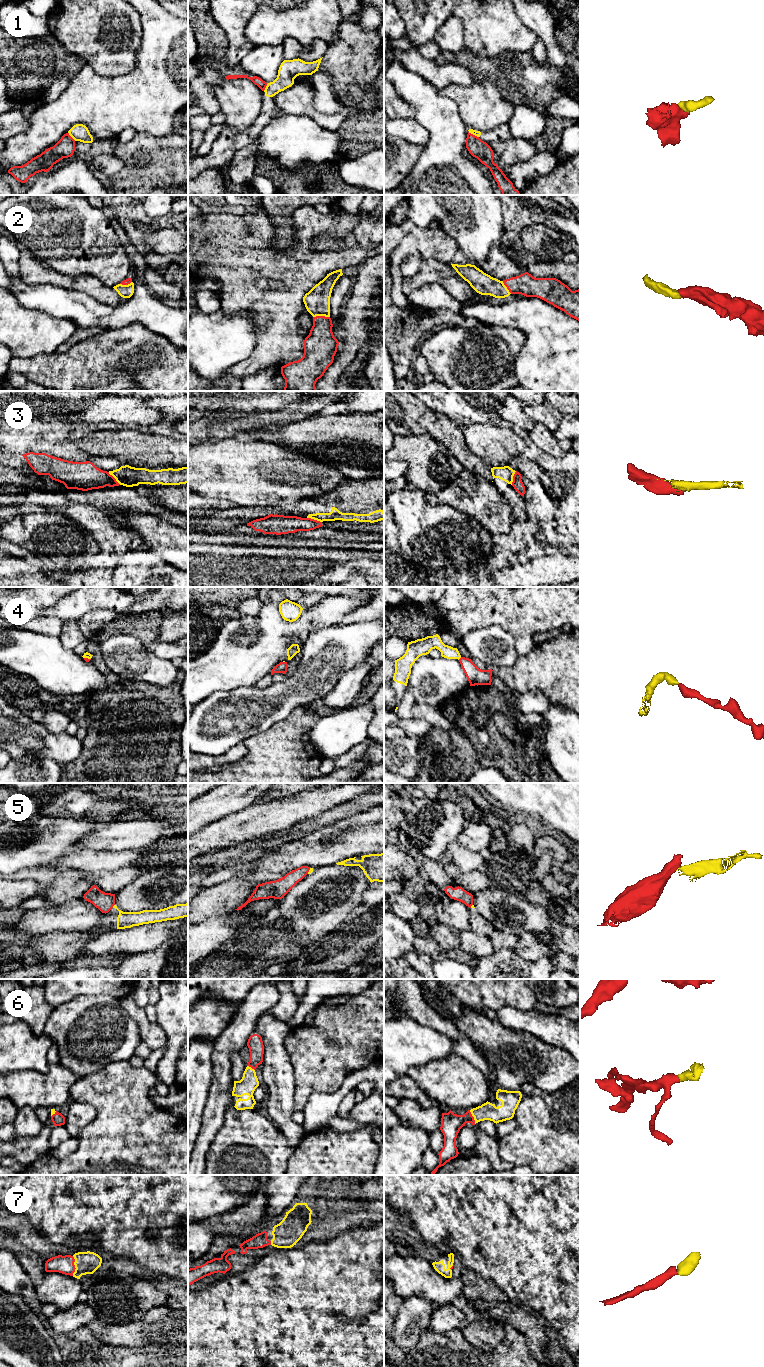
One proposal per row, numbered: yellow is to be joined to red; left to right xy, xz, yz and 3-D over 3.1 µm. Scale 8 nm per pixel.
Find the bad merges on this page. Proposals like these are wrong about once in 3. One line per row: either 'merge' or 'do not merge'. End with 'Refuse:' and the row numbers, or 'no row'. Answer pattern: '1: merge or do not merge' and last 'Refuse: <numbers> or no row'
1: do not merge
2: merge
3: do not merge
4: do not merge
5: do not merge
6: merge
7: merge
Refuse: 1, 3, 4, 5

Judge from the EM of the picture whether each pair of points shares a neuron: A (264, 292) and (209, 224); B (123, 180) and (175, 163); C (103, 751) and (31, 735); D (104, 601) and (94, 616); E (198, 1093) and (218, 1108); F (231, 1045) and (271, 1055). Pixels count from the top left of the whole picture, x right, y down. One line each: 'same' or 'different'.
A: same
B: same
C: different
D: different
E: different
F: different

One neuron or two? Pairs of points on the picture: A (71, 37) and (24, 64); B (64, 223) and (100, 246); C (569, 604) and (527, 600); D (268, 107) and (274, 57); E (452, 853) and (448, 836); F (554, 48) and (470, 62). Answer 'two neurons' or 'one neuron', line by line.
A: two neurons
B: one neuron
C: one neuron
D: two neurons
E: two neurons
F: two neurons

